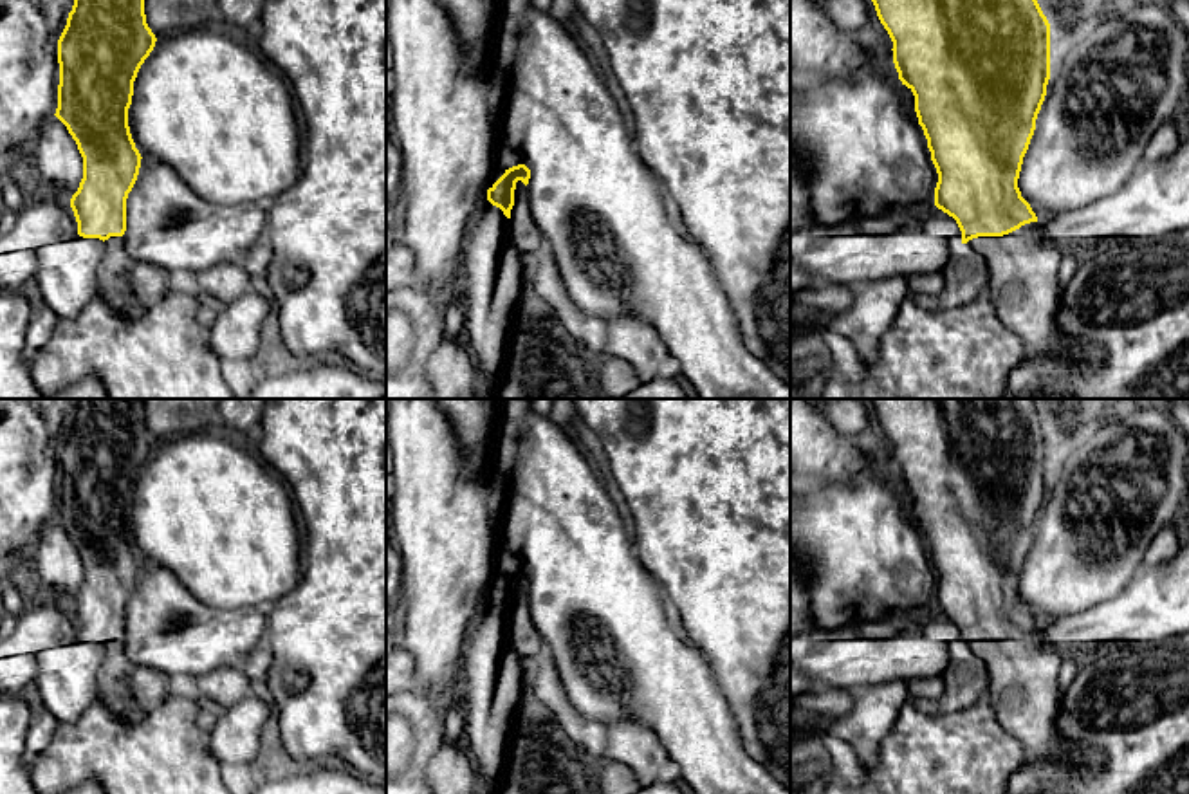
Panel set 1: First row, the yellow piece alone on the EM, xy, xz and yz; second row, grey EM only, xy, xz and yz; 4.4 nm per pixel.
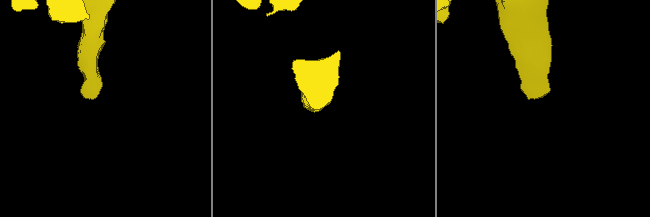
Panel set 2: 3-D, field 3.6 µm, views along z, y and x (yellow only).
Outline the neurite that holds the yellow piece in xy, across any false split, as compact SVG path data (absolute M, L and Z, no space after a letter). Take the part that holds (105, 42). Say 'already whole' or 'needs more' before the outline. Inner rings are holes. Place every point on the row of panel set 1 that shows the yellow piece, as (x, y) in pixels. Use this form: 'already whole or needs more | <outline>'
needs more | M74 0L67 25L58 40L58 108L56 117L67 126L83 157L83 179L70 198L78 235L105 242L97 271L101 296L119 316L135 318L141 307L130 285L134 258L126 253L126 198L132 191L141 153L128 126L134 81L155 47L155 34L146 23L144 0Z

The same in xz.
needs more | M525 164L512 166L487 189L487 200L509 218L514 247L532 258L541 245L541 235L532 220L527 202L530 170Z

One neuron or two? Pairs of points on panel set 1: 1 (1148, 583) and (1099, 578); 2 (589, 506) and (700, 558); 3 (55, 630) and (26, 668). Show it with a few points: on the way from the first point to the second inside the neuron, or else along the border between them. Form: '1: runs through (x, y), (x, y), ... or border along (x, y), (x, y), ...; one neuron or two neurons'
1: border along (1141, 565), (1121, 590), (1092, 605); two neurons
2: border along (632, 540), (635, 556), (654, 578); two neurons
3: runs through (44, 636), (26, 657); one neuron

